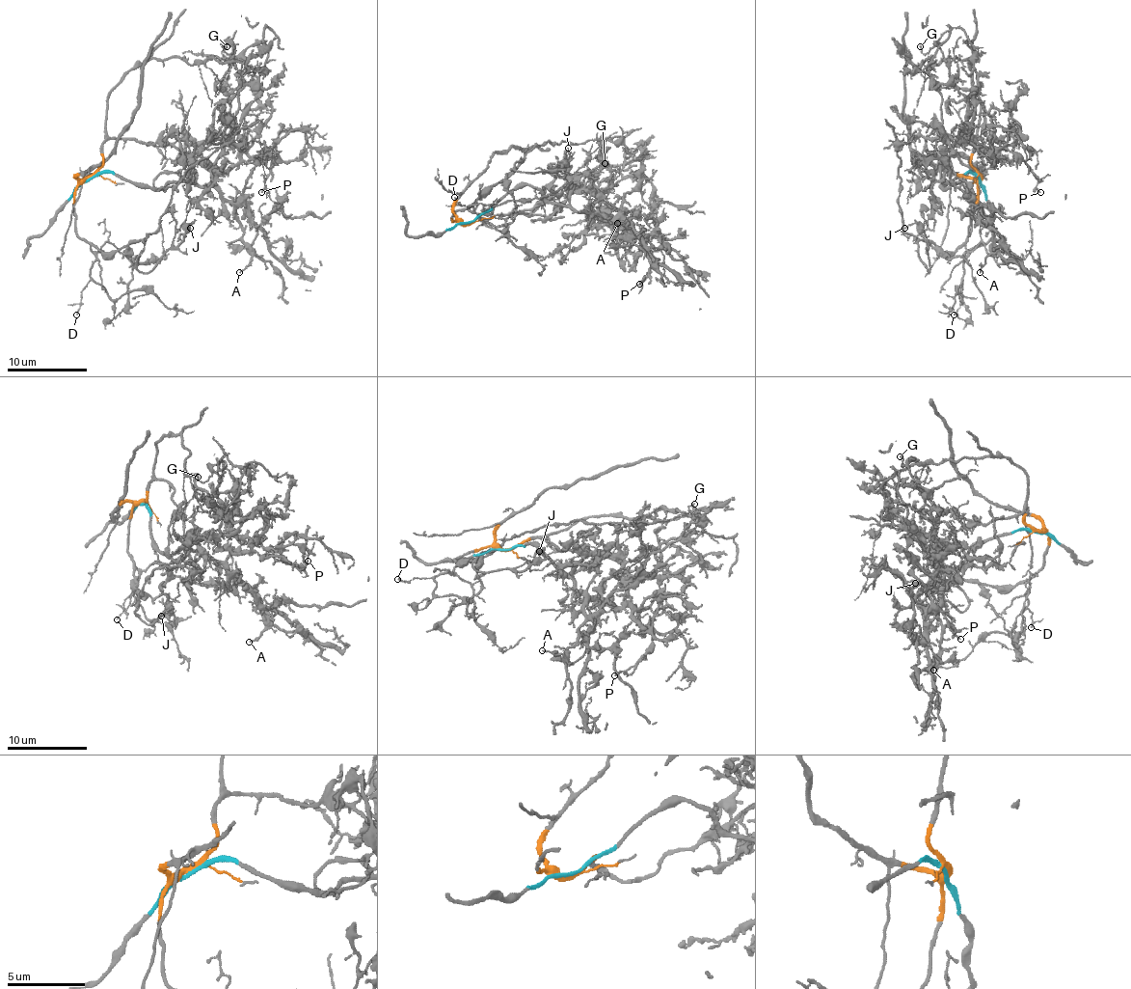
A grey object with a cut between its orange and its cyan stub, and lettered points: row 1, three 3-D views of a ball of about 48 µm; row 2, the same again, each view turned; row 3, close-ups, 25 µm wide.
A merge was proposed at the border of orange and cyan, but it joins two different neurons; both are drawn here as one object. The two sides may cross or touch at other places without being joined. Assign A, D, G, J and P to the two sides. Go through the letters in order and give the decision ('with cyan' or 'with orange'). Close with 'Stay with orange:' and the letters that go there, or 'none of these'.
A: with cyan
D: with orange
G: with cyan
J: with orange
P: with cyan
Stay with orange: D, J

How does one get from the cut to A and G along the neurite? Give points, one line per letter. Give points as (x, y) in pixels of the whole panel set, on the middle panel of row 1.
A: (467, 223), (527, 184), (552, 203), (600, 212), (620, 234), (630, 233), (618, 223)
G: (467, 223), (531, 184), (548, 201), (587, 212), (600, 225), (618, 225), (598, 199), (611, 186), (605, 162)

